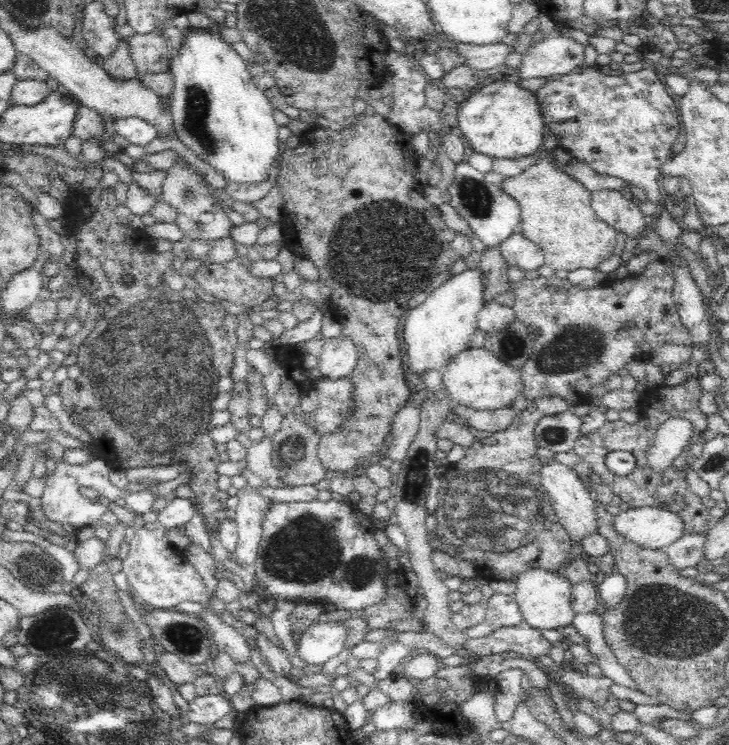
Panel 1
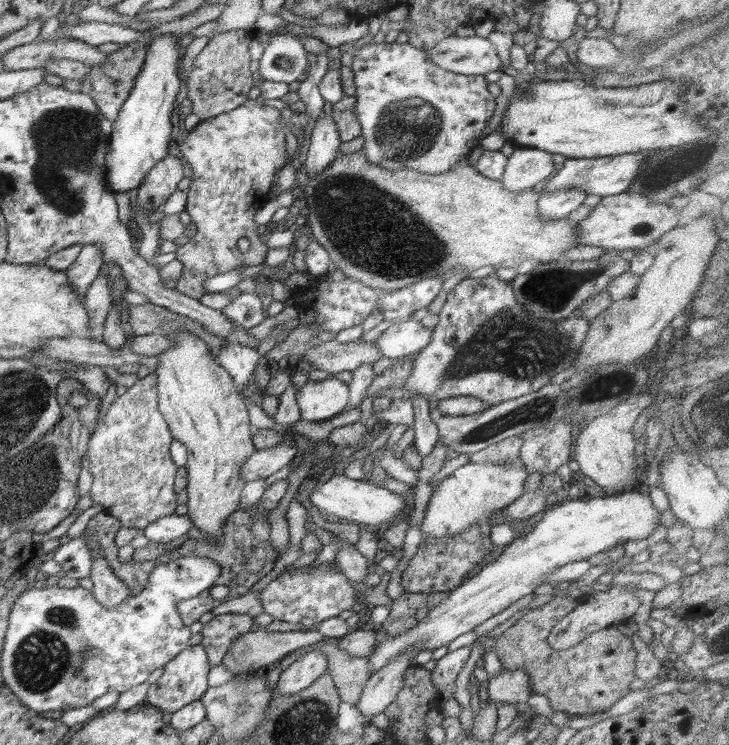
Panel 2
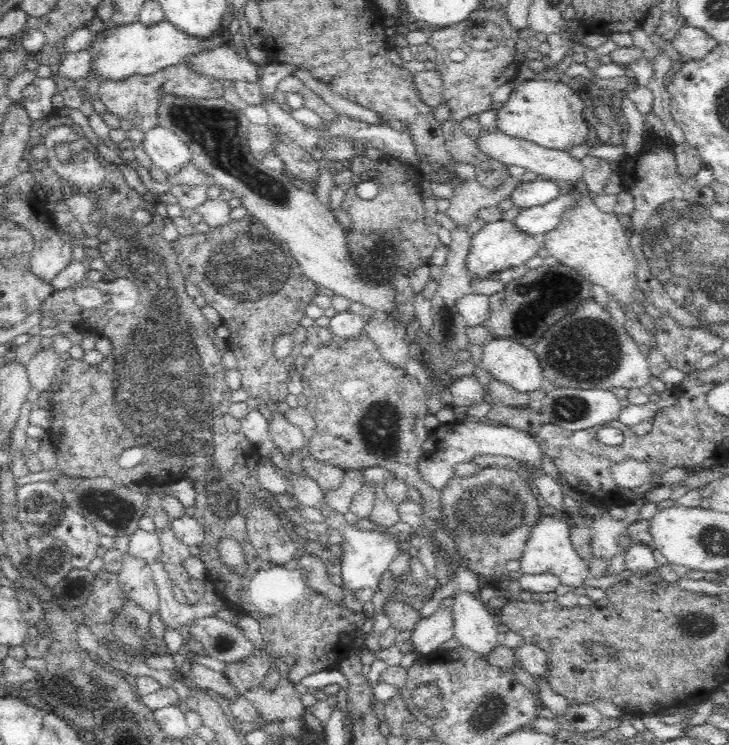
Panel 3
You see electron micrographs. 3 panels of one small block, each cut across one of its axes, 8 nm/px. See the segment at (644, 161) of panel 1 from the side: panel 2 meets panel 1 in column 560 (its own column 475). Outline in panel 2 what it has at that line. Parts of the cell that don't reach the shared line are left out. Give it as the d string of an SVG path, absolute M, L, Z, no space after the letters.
M371 41L368 45L364 45L360 49L354 49L355 55L352 64L349 66L355 74L356 85L356 104L355 113L360 123L361 135L364 138L364 145L361 151L370 164L377 164L386 170L398 170L399 168L411 168L424 174L442 174L450 172L455 168L456 164L461 162L467 154L469 154L478 144L480 136L486 130L486 122L492 118L494 110L496 110L495 96L488 90L487 80L480 75L467 75L455 73L440 68L434 61L431 61L429 52L426 49L419 49L410 43L374 43Z

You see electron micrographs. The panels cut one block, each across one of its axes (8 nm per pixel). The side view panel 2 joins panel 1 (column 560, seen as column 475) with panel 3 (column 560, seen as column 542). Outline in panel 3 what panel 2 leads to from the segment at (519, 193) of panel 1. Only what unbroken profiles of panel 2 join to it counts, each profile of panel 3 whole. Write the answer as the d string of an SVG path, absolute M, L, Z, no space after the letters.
M584 194L576 207L568 208L561 222L543 237L545 248L548 255L558 259L562 265L576 270L592 285L604 287L608 295L618 302L629 305L634 300L637 286L636 258L629 244L629 236L623 232L624 225L624 219L600 211L593 195Z

